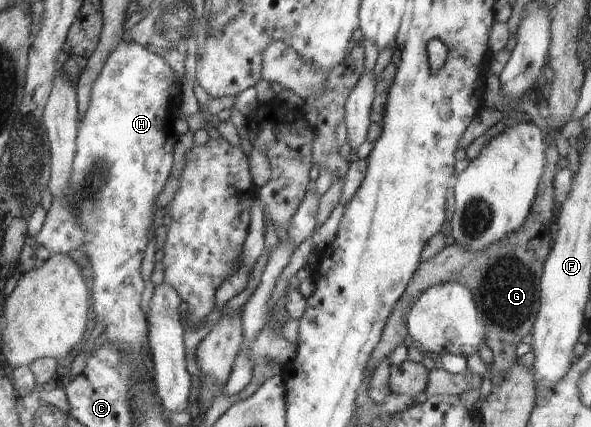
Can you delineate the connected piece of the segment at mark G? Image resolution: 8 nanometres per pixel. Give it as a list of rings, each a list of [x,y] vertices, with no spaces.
[[[557,126],[543,128],[548,142],[547,150],[545,150],[545,166],[539,181],[537,196],[523,226],[505,238],[497,240],[483,251],[471,254],[463,246],[455,243],[447,245],[432,258],[420,262],[411,282],[407,284],[403,296],[397,300],[397,304],[389,315],[379,344],[371,352],[365,376],[371,376],[369,370],[377,368],[384,358],[389,357],[395,348],[403,344],[403,340],[408,334],[407,315],[413,308],[416,299],[432,285],[446,282],[461,282],[471,290],[471,294],[474,296],[475,308],[487,328],[483,342],[493,352],[494,362],[491,366],[493,387],[499,386],[507,378],[507,374],[513,370],[513,366],[518,360],[517,345],[529,338],[537,312],[539,312],[541,294],[539,278],[542,277],[543,265],[547,255],[551,252],[555,238],[557,209],[553,196],[553,178],[559,170],[557,168],[559,152],[551,129],[556,129]]]

